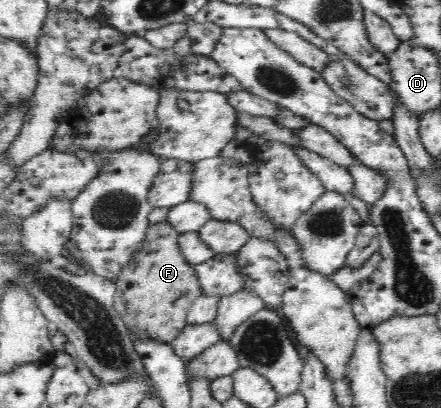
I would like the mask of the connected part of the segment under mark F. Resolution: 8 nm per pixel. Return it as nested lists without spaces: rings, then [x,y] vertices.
[[[168,219],[151,224],[145,235],[145,244],[134,254],[129,264],[118,276],[114,307],[130,332],[134,332],[139,338],[149,337],[149,339],[171,344],[179,332],[188,325],[187,315],[192,302],[203,294],[195,267],[189,264],[182,255],[179,246],[181,235],[181,232],[175,230],[175,227],[168,223]]]

